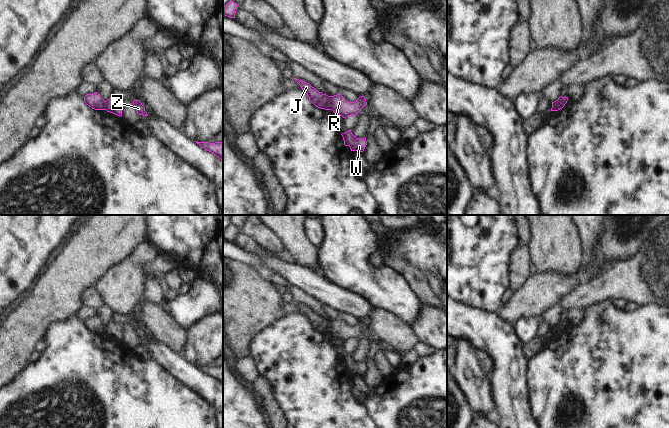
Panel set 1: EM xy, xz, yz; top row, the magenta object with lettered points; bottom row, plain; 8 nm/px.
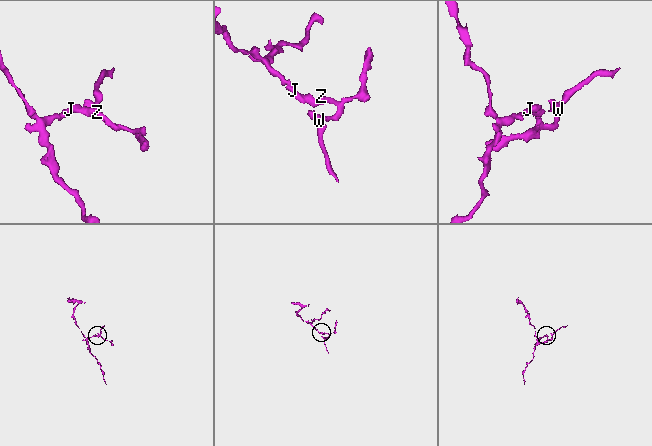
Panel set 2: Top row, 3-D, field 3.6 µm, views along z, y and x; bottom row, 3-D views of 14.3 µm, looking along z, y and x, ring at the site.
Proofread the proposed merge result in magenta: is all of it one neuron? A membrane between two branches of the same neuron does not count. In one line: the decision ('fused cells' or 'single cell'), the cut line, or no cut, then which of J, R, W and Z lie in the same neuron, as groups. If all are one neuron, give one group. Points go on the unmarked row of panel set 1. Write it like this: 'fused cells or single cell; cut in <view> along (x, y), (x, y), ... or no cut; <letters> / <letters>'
fused cells; cut in xz along (329, 320), (331, 333); J / R W Z

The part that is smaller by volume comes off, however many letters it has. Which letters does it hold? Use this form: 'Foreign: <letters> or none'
Foreign: R, W, Z

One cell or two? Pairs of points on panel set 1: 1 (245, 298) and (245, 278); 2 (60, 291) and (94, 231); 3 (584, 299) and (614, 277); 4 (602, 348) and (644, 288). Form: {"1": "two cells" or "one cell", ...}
{"1": "one cell", "2": "one cell", "3": "one cell", "4": "two cells"}

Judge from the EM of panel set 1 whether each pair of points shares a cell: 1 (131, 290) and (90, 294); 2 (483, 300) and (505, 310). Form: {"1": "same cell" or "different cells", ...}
{"1": "different cells", "2": "different cells"}

